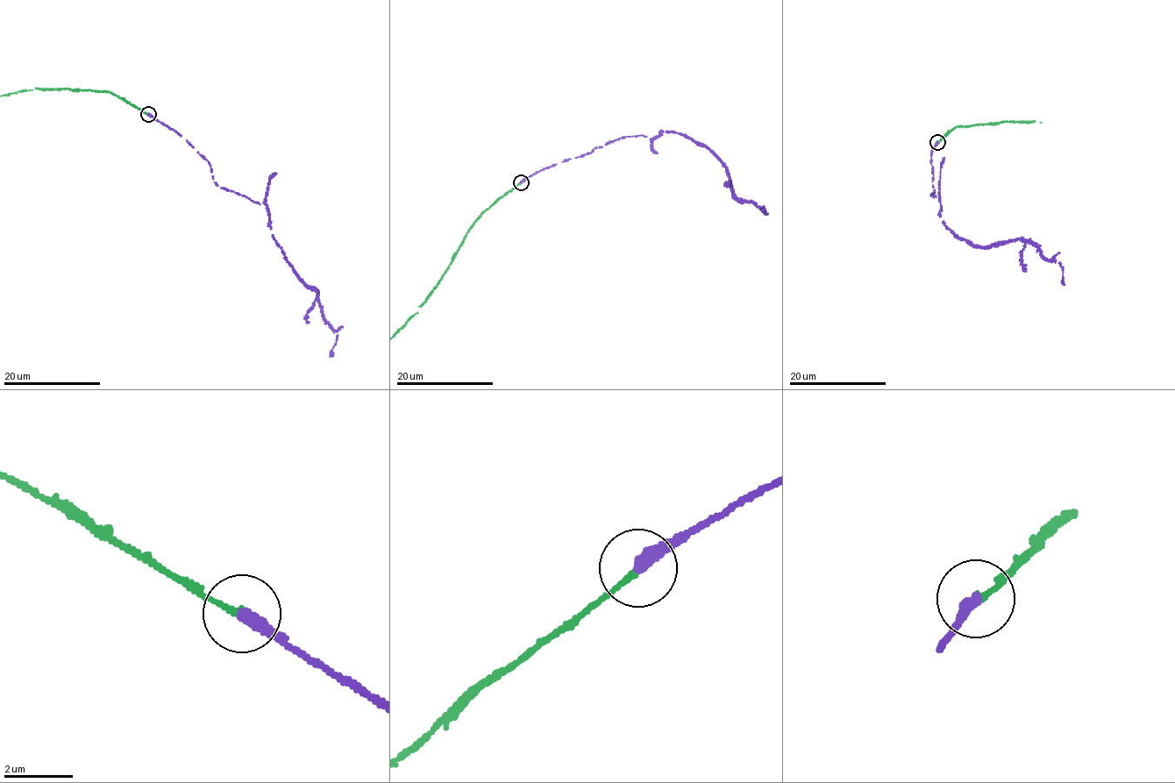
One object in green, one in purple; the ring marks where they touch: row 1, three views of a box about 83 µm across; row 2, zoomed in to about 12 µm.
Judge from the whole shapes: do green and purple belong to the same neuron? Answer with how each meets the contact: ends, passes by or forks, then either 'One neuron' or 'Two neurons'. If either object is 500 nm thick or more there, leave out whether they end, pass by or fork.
At the ring green ends. At the ring purple ends. One neuron

